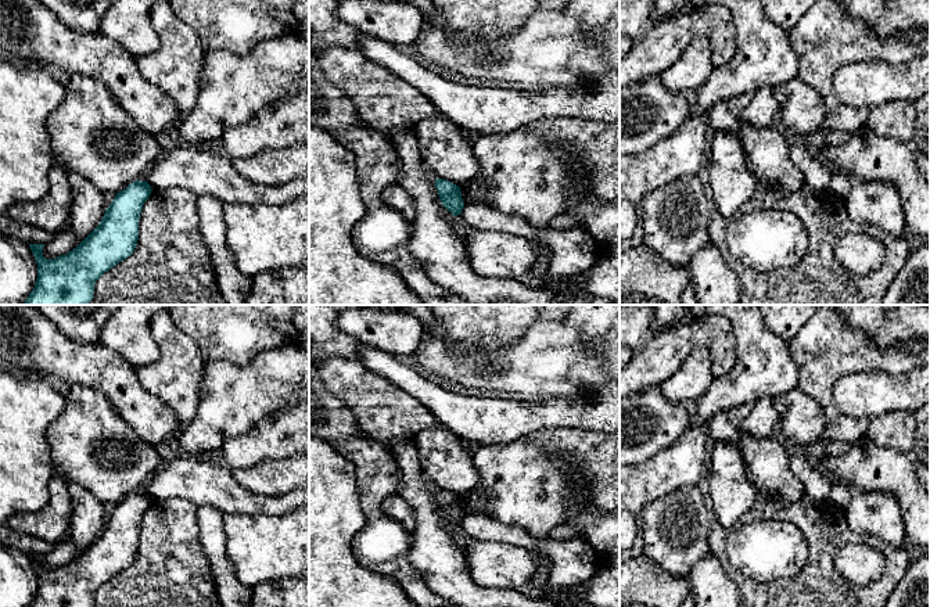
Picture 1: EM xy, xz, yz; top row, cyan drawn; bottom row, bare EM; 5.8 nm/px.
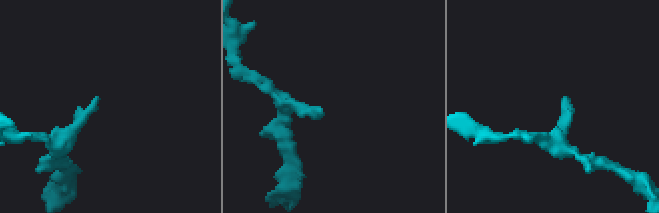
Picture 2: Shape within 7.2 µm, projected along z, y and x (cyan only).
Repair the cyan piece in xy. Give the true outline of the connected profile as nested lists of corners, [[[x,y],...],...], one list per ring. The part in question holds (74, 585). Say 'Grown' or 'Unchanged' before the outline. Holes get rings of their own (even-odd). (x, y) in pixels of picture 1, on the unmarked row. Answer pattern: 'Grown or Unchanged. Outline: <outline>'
Unchanged. Outline: [[[136,491],[116,503],[100,535],[72,561],[54,570],[43,567],[44,554],[29,554],[37,574],[37,589],[29,607],[93,607],[96,592],[111,578],[130,567],[139,550],[139,529],[152,499]]]

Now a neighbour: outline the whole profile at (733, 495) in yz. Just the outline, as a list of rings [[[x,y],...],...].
[[[717,442],[708,456],[707,466],[711,470],[708,484],[714,521],[730,531],[753,507],[758,491],[746,477],[746,466],[739,445]]]

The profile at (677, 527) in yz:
[[[685,485],[643,507],[643,554],[667,572],[689,578],[697,563],[711,556],[710,532],[714,514],[707,510],[697,485]]]

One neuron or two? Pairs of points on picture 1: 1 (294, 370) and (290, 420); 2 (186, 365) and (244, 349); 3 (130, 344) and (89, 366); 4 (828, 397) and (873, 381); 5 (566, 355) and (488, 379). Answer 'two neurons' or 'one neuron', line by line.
1: two neurons
2: two neurons
3: two neurons
4: two neurons
5: one neuron

